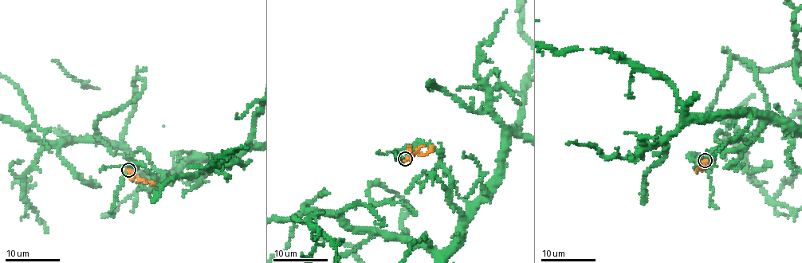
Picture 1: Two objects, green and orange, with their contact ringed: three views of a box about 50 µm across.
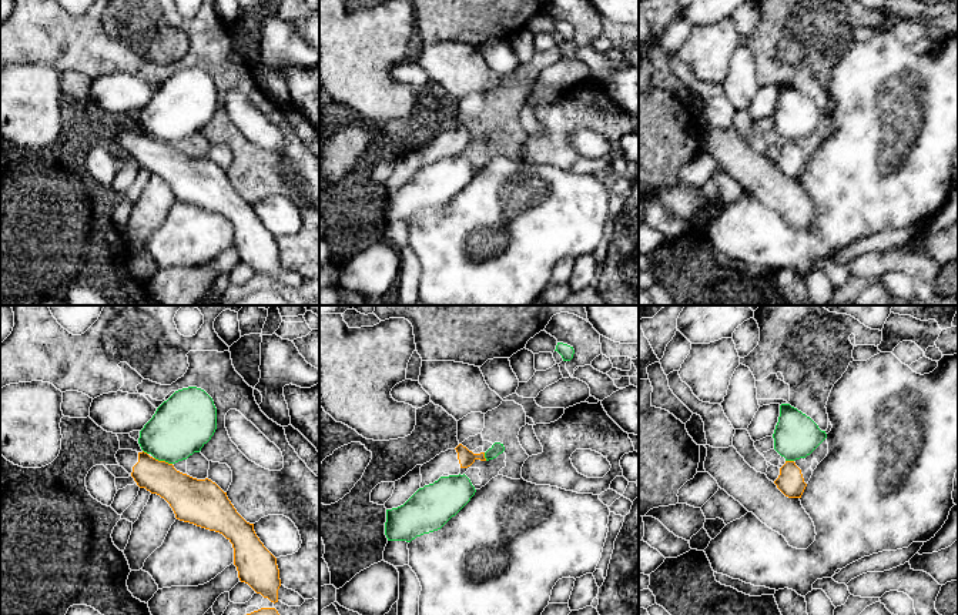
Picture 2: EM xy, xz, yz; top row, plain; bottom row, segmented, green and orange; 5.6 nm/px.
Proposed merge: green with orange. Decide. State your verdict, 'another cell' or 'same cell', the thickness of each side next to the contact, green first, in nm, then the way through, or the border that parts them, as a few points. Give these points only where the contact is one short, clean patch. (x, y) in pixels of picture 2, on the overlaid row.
another cell; calibres 320 and 220 nm; border xy (154, 457), (171, 464)

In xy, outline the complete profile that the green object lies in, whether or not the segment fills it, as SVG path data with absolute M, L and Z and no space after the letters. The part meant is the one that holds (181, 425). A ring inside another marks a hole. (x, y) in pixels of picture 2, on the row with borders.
M201 388L175 391L140 431L141 449L158 461L187 459L211 439L217 430L217 408Z

